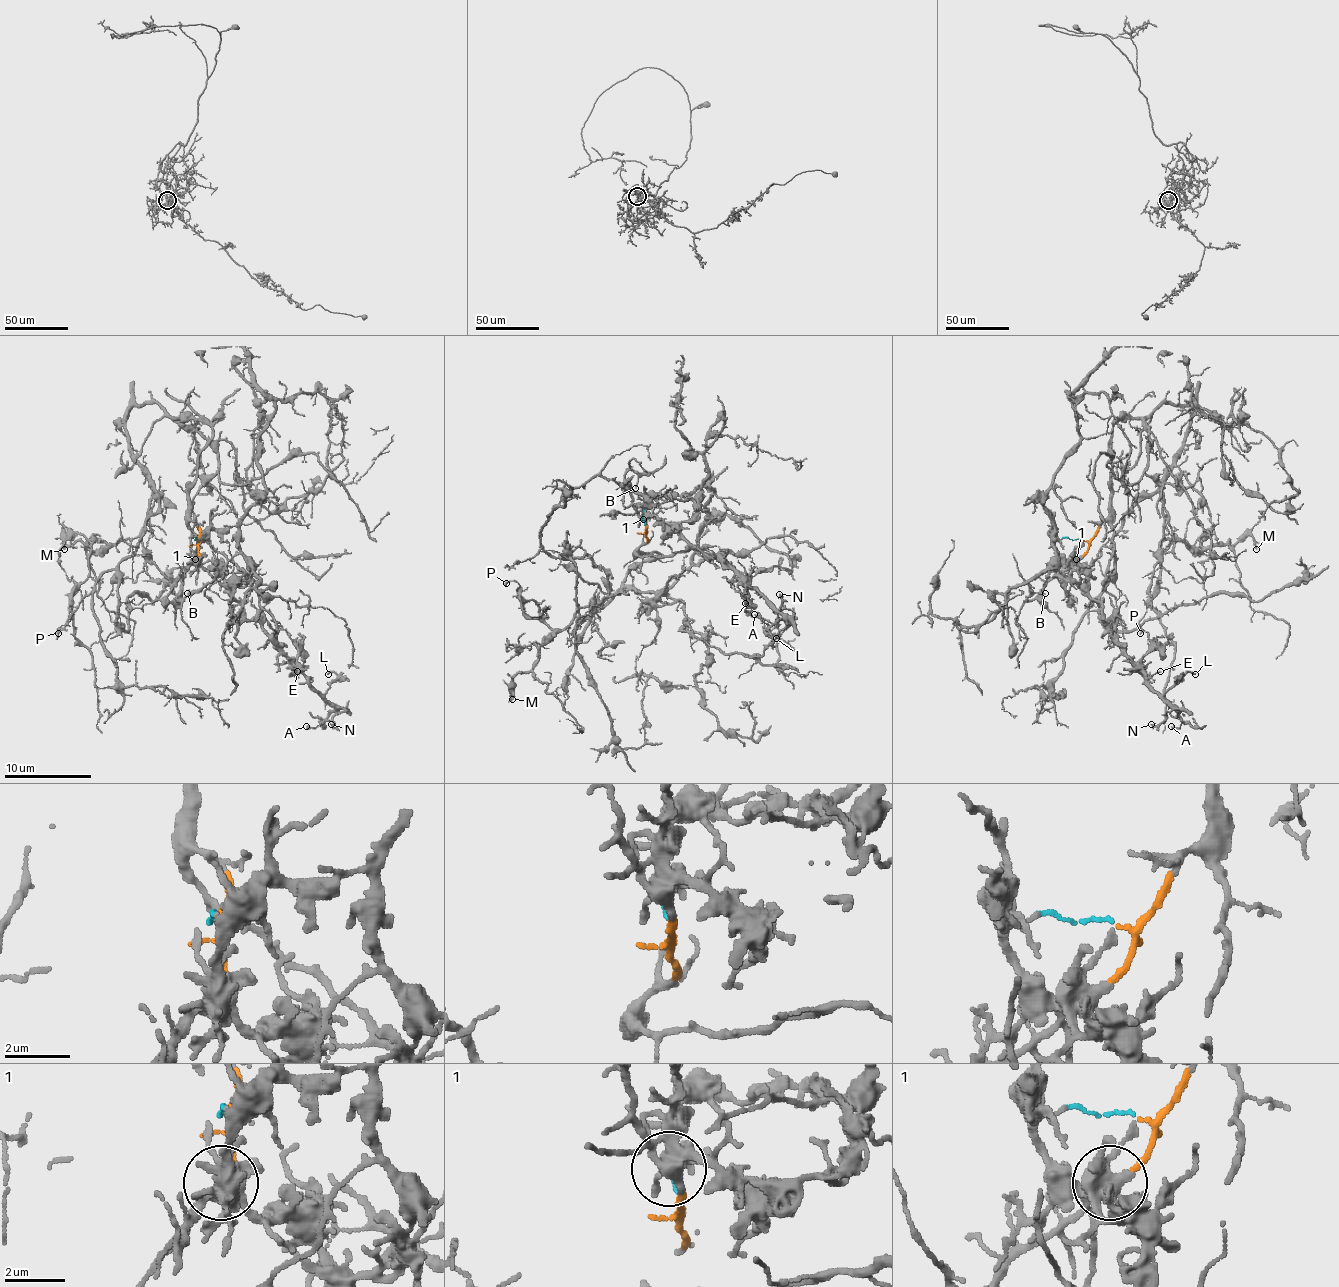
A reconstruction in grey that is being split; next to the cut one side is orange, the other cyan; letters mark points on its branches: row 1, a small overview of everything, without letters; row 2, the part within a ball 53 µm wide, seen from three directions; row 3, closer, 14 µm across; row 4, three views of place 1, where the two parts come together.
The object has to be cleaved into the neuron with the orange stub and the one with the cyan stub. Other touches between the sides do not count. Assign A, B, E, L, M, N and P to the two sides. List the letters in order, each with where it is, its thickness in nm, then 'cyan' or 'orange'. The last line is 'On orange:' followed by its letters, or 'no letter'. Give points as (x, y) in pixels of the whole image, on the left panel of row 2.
A: at (306, 726); 160 nm thick; cyan
B: at (187, 593); 140 nm thick; orange
E: at (297, 671); 100 nm thick; cyan
L: at (328, 674); 120 nm thick; cyan
M: at (64, 549); 100 nm thick; orange
N: at (331, 724); 150 nm thick; cyan
P: at (58, 633); 150 nm thick; orange
On orange: B, M, P

